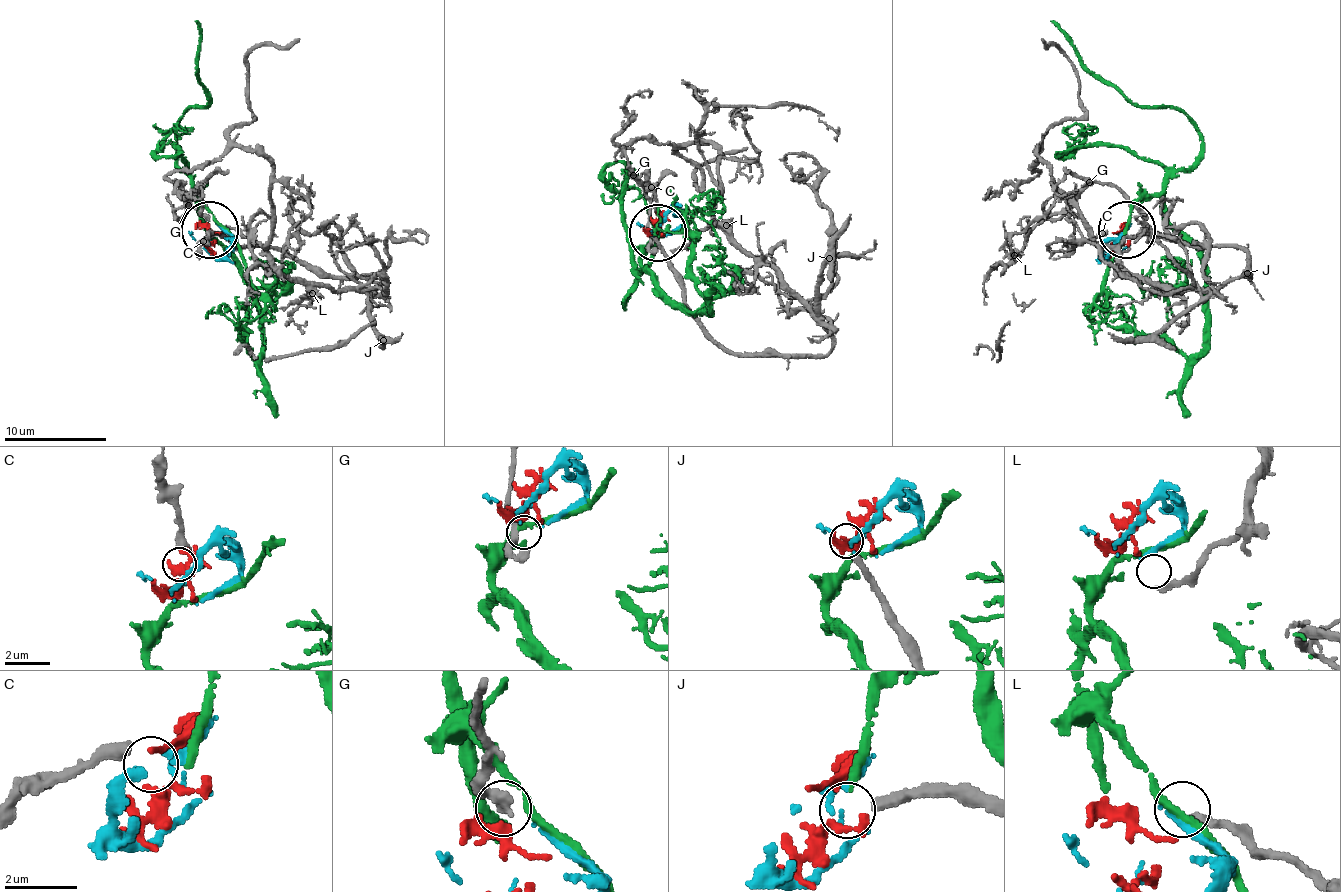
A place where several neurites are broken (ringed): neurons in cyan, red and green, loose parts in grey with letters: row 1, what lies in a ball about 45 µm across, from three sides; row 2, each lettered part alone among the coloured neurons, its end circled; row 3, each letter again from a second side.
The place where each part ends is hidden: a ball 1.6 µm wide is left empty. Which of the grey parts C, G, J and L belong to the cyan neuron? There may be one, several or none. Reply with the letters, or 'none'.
L

